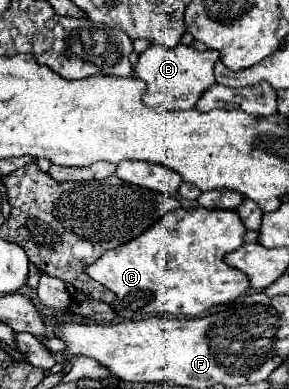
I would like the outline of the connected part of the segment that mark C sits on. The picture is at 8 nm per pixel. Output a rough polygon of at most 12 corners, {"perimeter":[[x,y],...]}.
{"perimeter":[[180,207],[86,273],[114,311],[198,317],[250,289],[236,211]]}

